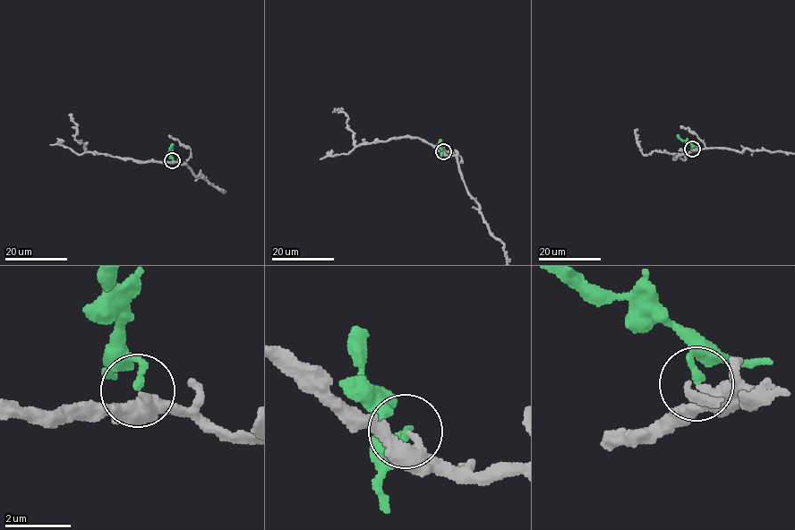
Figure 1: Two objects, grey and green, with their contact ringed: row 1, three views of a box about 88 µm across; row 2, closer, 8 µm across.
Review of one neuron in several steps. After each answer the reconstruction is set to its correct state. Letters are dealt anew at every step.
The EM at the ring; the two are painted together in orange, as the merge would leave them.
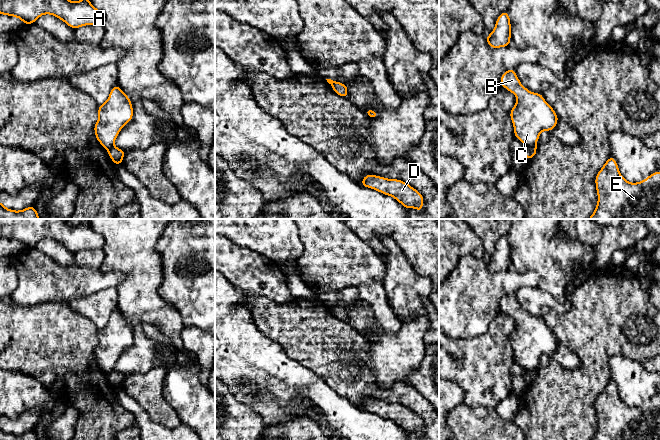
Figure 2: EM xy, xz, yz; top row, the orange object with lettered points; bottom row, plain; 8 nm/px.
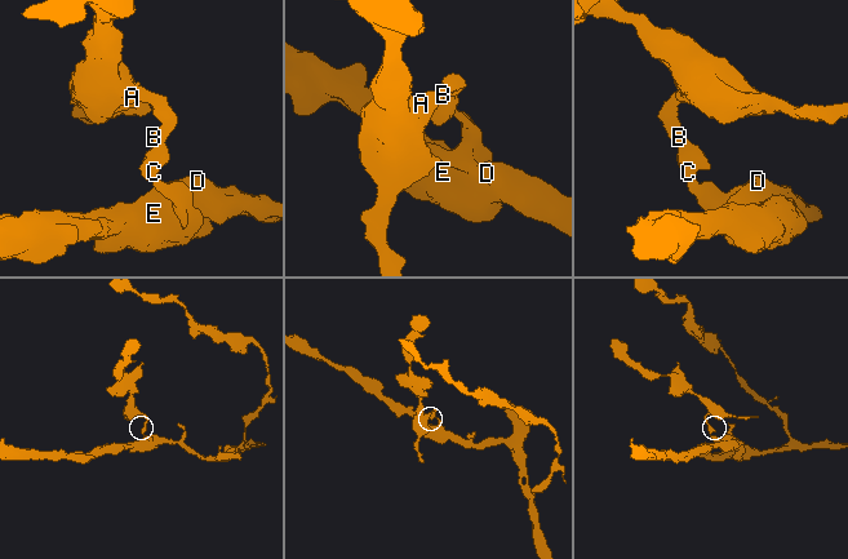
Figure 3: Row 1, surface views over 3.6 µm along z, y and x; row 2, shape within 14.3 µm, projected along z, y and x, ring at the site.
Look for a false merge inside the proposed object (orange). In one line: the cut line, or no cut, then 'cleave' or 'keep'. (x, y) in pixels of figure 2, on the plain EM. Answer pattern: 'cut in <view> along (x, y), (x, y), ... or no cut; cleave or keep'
cut in yz along (535, 369), (526, 372); cleave

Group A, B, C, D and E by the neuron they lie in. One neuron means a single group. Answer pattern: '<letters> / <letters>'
A B C / D E

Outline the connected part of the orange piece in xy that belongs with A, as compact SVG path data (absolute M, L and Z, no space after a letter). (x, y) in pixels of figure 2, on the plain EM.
M0 219L0 238L19 242L24 250L34 248L45 238L56 240L74 254L84 249L103 248L103 237L91 228L86 219L77 226L70 225L65 219Z

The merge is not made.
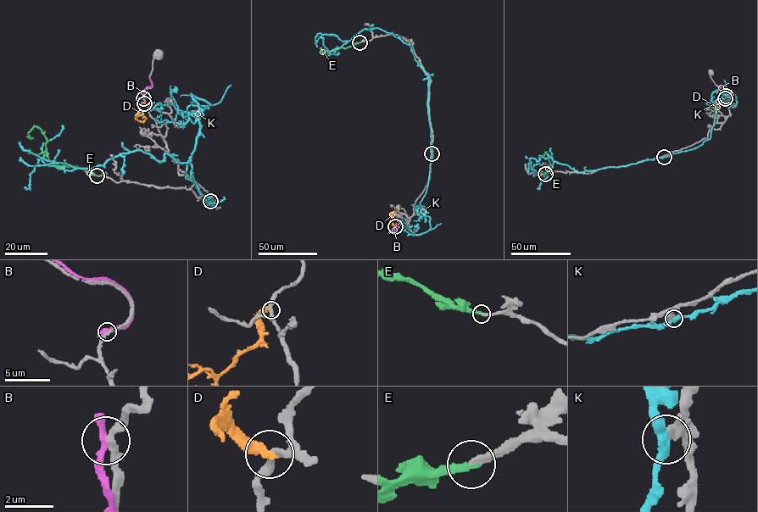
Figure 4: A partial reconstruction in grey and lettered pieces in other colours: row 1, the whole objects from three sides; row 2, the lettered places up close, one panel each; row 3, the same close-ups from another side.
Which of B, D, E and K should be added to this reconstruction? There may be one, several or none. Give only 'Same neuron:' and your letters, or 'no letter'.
Same neuron: E

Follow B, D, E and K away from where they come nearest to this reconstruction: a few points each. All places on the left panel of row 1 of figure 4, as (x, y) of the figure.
B: (143, 98), (144, 91), (152, 86), (149, 78)
D: (144, 103), (141, 103), (137, 112), (137, 119), (144, 121), (147, 118), (142, 119)
E: (97, 175), (79, 168), (55, 165), (49, 159), (46, 137), (35, 126), (28, 133), (29, 137), (33, 138)
K: (211, 201), (189, 163), (141, 151), (69, 170), (40, 159), (24, 186)

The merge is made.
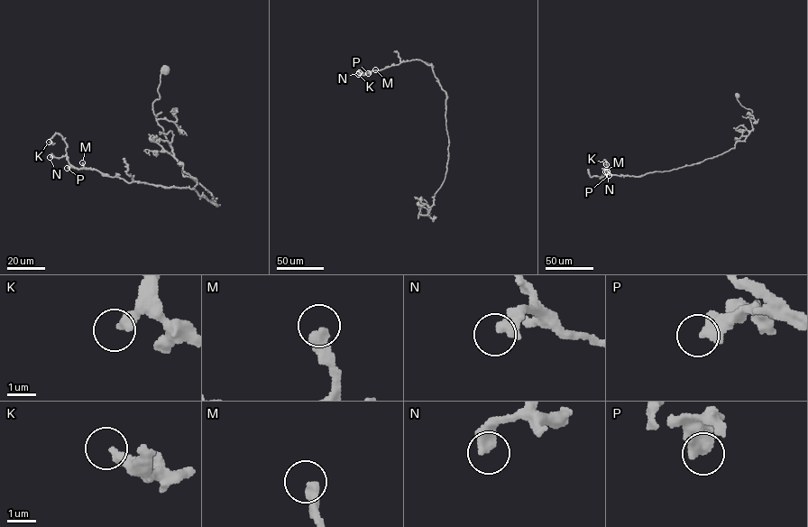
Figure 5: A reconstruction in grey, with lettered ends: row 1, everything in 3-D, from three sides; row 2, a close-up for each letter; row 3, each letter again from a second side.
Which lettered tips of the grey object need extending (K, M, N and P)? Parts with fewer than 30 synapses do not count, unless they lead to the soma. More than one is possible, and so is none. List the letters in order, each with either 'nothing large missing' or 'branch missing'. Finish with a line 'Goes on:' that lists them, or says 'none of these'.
K: nothing large missing
M: nothing large missing
N: nothing large missing
P: nothing large missing
Goes on: none of these

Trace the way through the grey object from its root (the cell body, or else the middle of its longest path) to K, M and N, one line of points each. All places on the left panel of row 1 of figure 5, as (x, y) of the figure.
K: (164, 70), (156, 121), (183, 175), (217, 205), (194, 189), (75, 168), (60, 134), (49, 142)
M: (164, 70), (152, 103), (156, 121), (183, 175), (211, 192), (217, 205), (194, 189), (128, 182), (82, 162)
N: (164, 70), (156, 121), (183, 175), (217, 205), (194, 189), (128, 182), (50, 157)

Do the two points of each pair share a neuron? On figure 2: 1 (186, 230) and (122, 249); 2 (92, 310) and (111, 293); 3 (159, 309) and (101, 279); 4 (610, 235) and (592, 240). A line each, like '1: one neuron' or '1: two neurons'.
1: two neurons
2: one neuron
3: two neurons
4: two neurons

